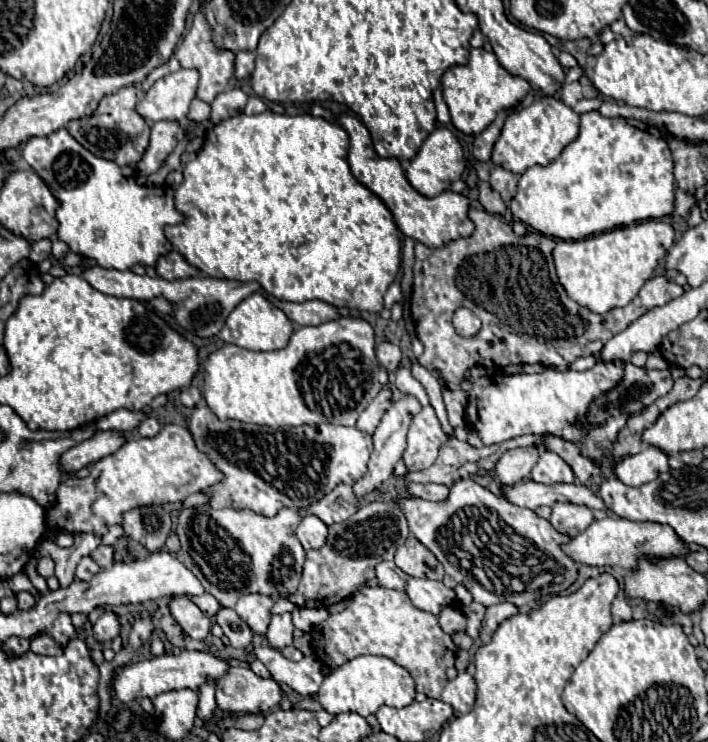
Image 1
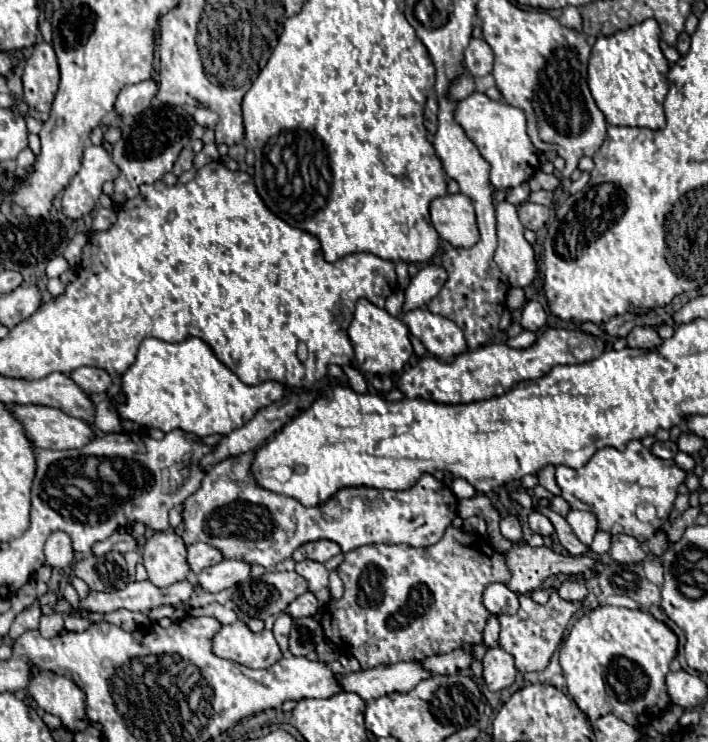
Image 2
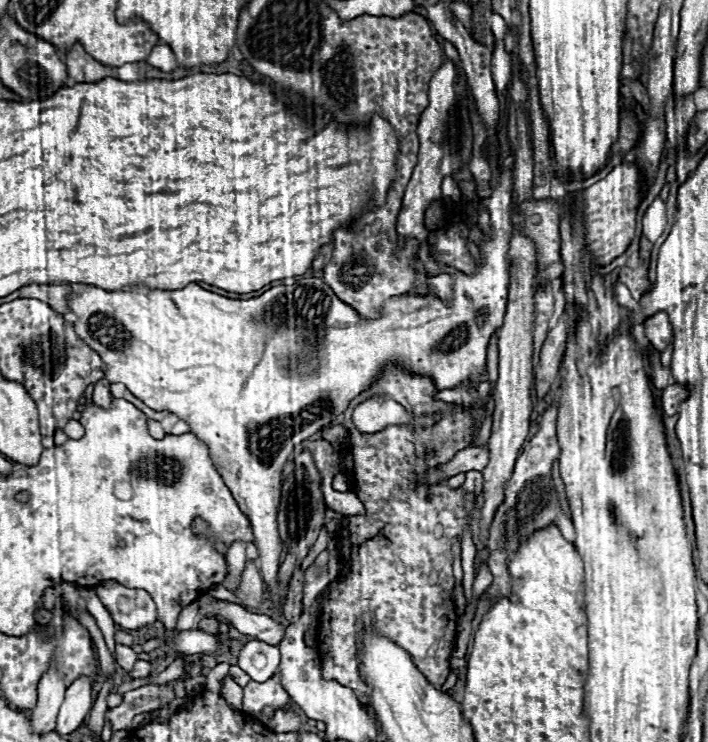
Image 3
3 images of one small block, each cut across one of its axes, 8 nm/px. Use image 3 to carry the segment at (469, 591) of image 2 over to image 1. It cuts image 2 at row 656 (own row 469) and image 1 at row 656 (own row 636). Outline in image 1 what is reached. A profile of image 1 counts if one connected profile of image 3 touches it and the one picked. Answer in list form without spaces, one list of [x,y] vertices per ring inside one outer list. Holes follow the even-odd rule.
[[[382,586],[364,588],[358,596],[354,596],[346,610],[330,614],[312,638],[312,648],[324,664],[336,668],[362,654],[388,656],[410,670],[416,690],[424,692],[428,698],[440,698],[442,688],[448,682],[446,668],[454,666],[456,658],[456,646],[440,628],[438,616],[418,610],[410,598],[406,598],[406,592]]]

